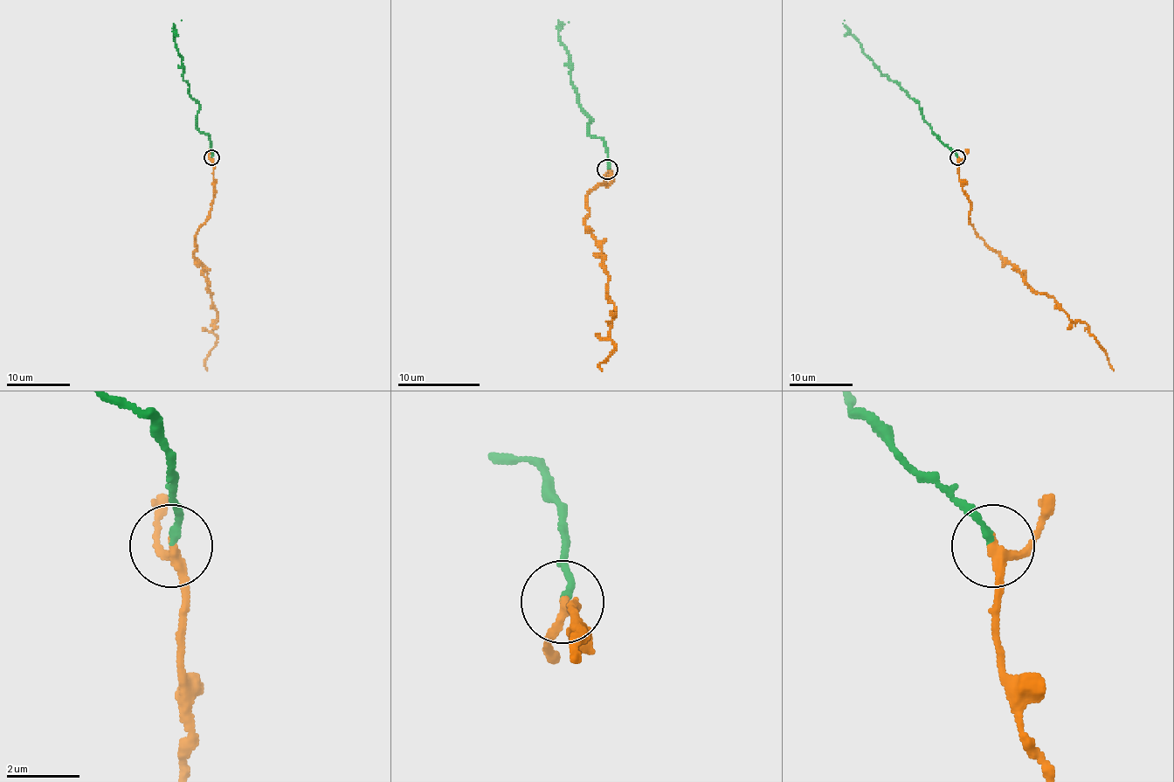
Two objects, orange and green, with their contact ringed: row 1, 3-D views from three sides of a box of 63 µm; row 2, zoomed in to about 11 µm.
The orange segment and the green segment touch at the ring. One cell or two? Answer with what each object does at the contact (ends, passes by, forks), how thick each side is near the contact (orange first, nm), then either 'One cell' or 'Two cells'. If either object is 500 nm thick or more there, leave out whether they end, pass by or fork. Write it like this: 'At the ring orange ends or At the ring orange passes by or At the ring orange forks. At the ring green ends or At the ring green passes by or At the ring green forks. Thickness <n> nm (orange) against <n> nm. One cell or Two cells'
At the ring orange passes by. At the ring green ends. Thickness 240 nm (orange) against 180 nm. One cell

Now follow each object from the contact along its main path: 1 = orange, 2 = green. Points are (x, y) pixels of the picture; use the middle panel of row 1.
1: (608, 169), (608, 185), (599, 183), (587, 196), (585, 228), (602, 249), (614, 314), (614, 349), (602, 370)
2: (608, 169), (605, 144), (589, 134), (591, 119), (581, 107), (569, 51), (560, 43), (558, 24), (569, 22)

